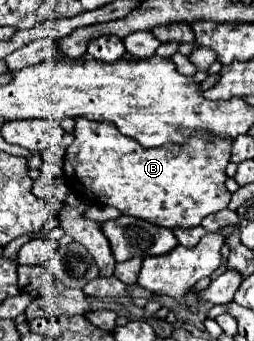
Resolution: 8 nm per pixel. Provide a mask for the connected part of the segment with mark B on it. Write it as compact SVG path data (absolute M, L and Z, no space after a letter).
M85 118L75 120L73 134L75 140L65 150L63 174L67 180L67 188L75 194L81 194L89 202L113 206L127 216L135 216L163 228L193 228L199 226L205 216L227 208L231 200L231 194L225 188L225 168L231 156L231 140L215 138L213 142L207 142L205 138L191 138L185 146L169 144L163 148L143 148L139 146L139 142L123 138L123 134L119 134L113 124L89 122Z

